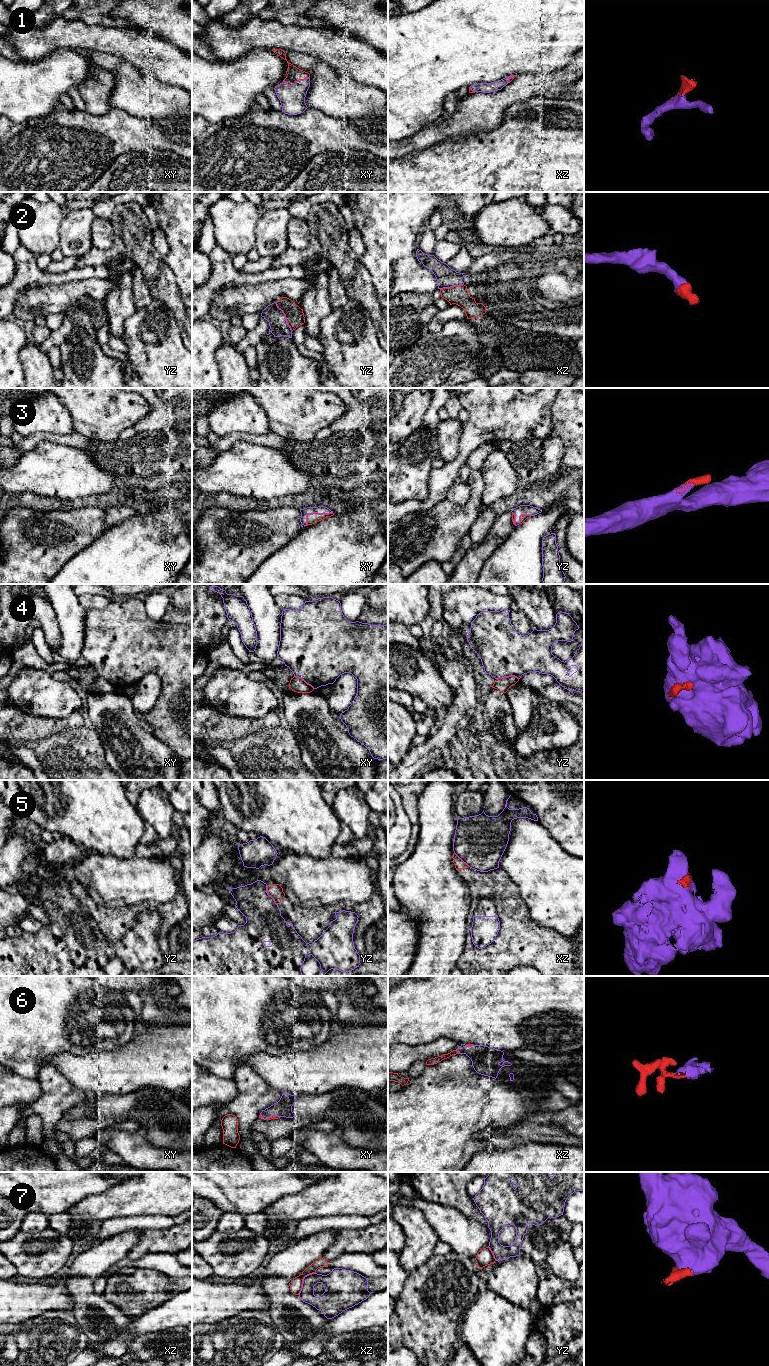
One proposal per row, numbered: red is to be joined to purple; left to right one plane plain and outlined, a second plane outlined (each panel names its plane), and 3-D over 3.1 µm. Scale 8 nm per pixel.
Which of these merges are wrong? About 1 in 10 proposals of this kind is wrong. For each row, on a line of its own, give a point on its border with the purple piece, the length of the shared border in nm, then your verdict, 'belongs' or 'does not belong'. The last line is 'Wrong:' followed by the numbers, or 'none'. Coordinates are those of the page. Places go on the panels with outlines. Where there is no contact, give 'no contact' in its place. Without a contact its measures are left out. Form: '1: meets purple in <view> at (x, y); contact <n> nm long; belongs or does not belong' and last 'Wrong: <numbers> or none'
1: meets purple in xy at (297, 81); contact 220 nm long; belongs
2: meets purple in yz at (284, 316); contact 280 nm long; belongs
3: meets purple in xy at (314, 512); contact 240 nm long; belongs
4: meets purple in yz at (507, 676); contact 180 nm long; does not belong
5: meets purple in yz at (268, 895); contact 180 nm long; does not belong
6: meets purple in xz at (458, 1051); contact 50 nm long; belongs
7: meets purple in xz at (303, 1280); contact 240 nm long; does not belong
Wrong: 4, 5, 7

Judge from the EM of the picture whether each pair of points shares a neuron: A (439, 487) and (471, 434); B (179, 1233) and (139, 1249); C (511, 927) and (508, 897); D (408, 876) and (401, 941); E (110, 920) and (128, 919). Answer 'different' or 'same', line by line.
A: same
B: same
C: same
D: different
E: same

